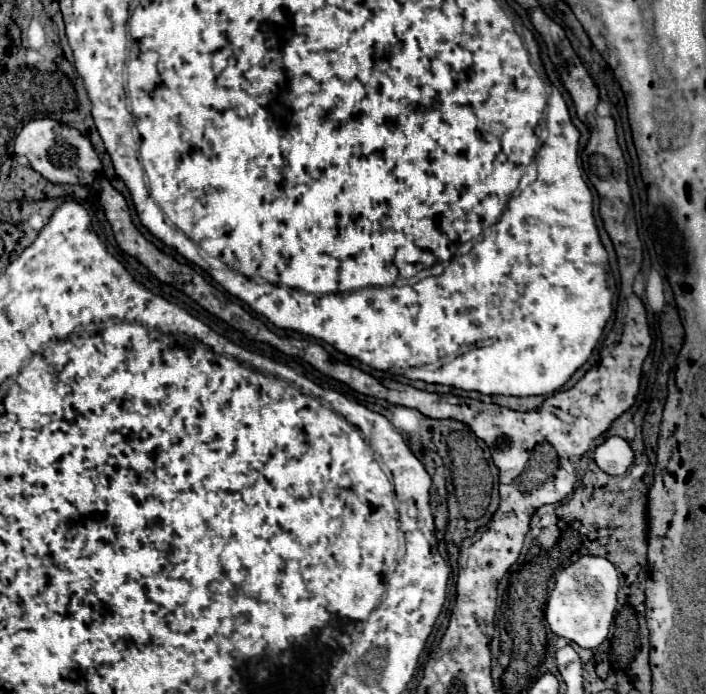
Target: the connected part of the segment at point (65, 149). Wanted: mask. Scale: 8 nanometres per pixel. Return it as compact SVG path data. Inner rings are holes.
M49 117L33 119L21 129L19 137L15 139L14 154L27 157L29 165L53 183L79 183L81 171L103 169L97 151L93 149L91 141L85 135Z

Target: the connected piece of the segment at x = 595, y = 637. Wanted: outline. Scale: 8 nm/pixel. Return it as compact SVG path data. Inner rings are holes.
M581 557L561 571L555 589L551 591L545 619L551 631L563 639L577 643L581 649L599 647L607 635L615 617L619 577L617 569L603 557Z

